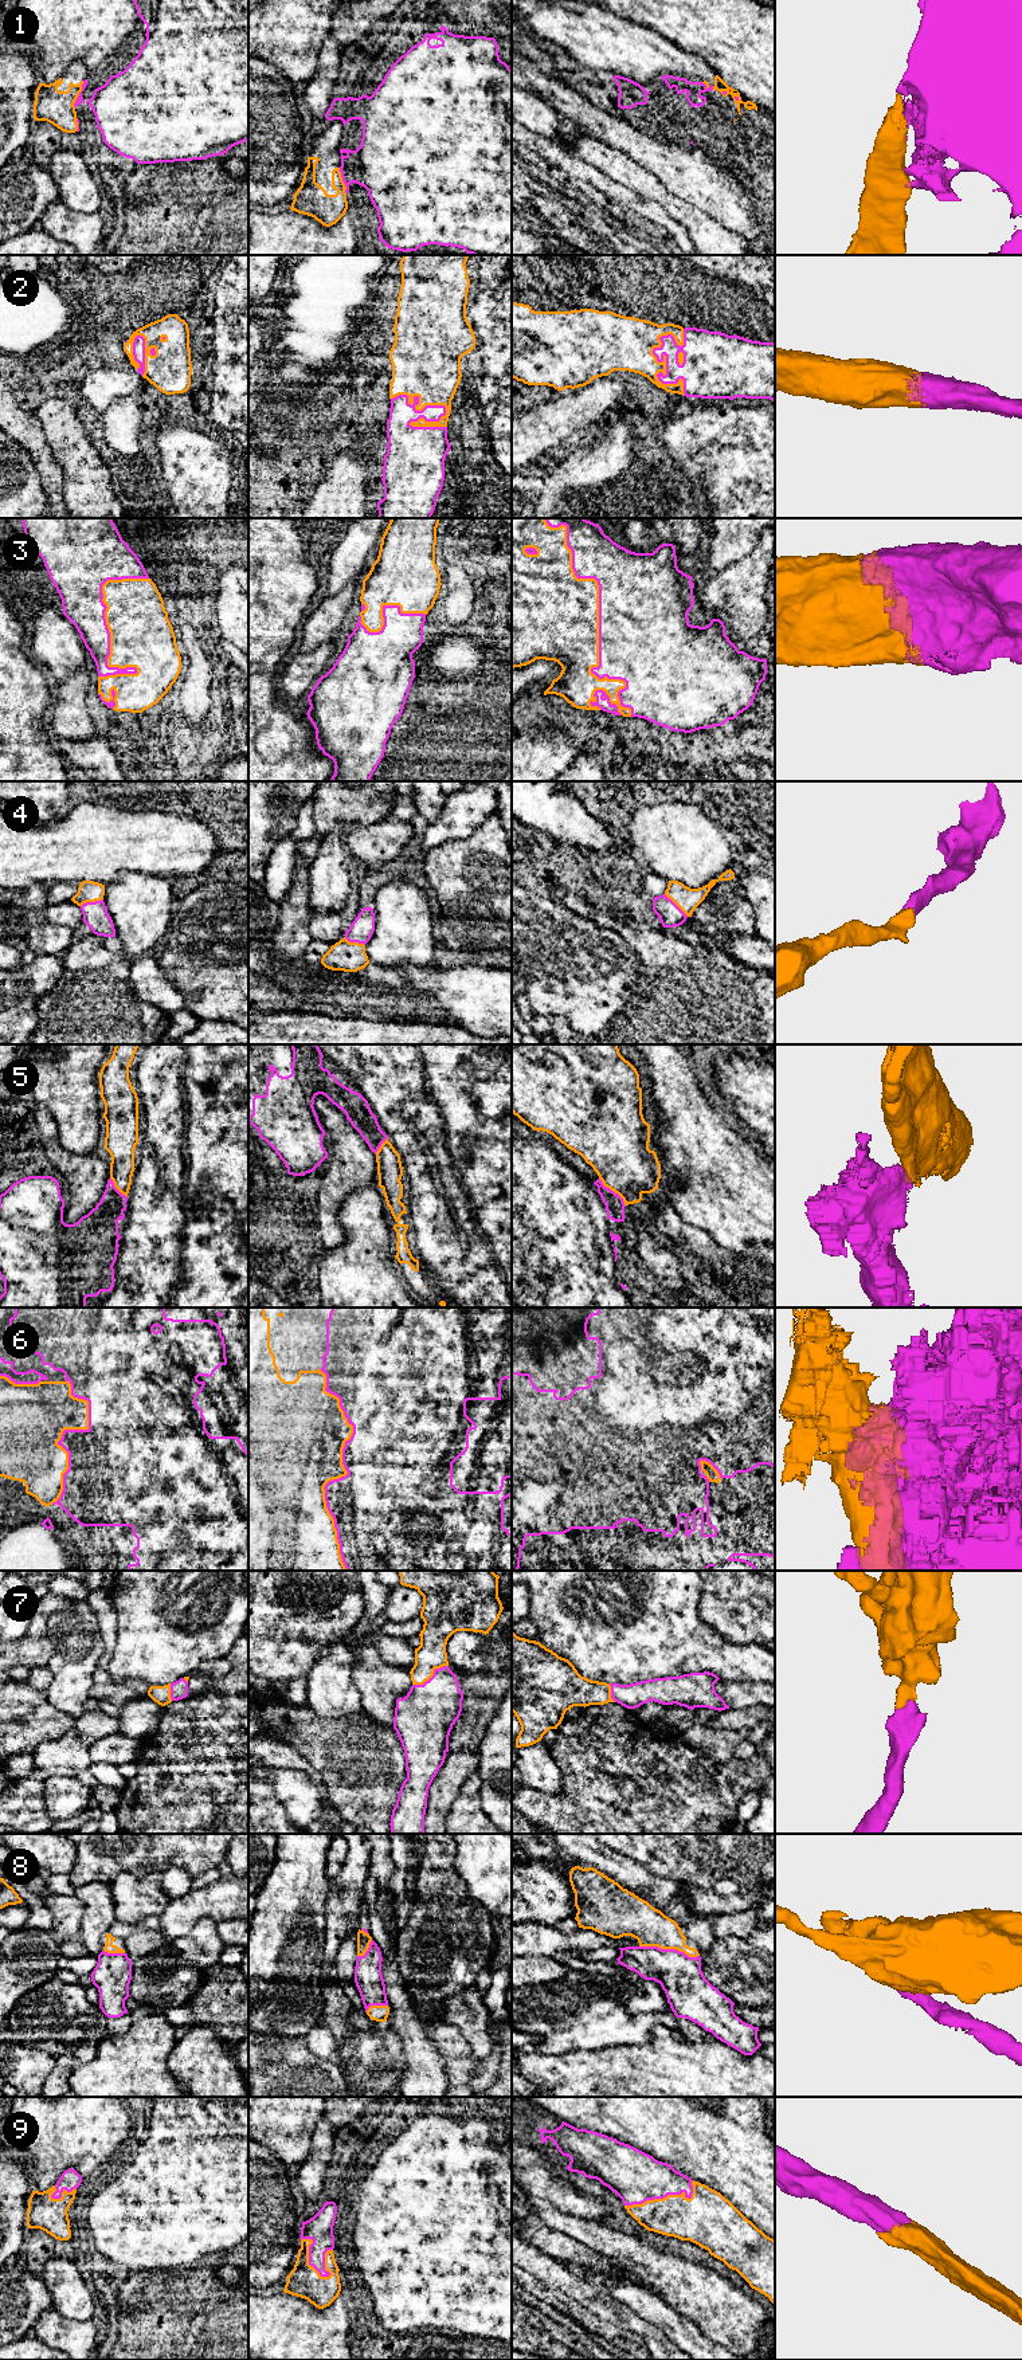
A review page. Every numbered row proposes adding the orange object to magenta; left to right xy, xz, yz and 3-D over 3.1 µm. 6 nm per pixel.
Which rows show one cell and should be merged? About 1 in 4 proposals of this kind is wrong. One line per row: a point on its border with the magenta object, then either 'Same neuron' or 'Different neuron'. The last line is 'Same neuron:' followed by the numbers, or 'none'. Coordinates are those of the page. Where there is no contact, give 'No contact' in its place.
1: Touches magenta at xy (79, 94). Different neuron
2: Touches magenta at xz (442, 415). Same neuron
3: Touches magenta at yz (599, 618). Same neuron
4: Touches magenta at yz (674, 904). Same neuron
5: Touches magenta at yz (613, 1191). Different neuron
6: Touches magenta at xz (348, 1473). Different neuron
7: Touches magenta at xz (433, 1676). Same neuron
8: Touches magenta at yz (669, 1949). Same neuron
9: Touches magenta at xz (309, 2257). Same neuron
Same neuron: 2, 3, 4, 7, 8, 9

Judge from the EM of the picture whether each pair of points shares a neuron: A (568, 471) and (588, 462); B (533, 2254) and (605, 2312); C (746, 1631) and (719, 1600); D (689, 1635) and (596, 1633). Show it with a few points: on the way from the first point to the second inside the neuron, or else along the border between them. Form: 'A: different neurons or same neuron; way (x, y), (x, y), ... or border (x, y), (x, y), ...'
A: different neurons; border (588, 440), (572, 457), (575, 482)
B: same neuron; way (551, 2272), (564, 2278), (587, 2300)
C: same neuron; way (741, 1623), (727, 1608)
D: same neuron; way (666, 1635), (619, 1635)

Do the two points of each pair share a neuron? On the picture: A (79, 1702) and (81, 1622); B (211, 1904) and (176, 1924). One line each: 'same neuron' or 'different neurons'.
A: same neuron
B: same neuron

